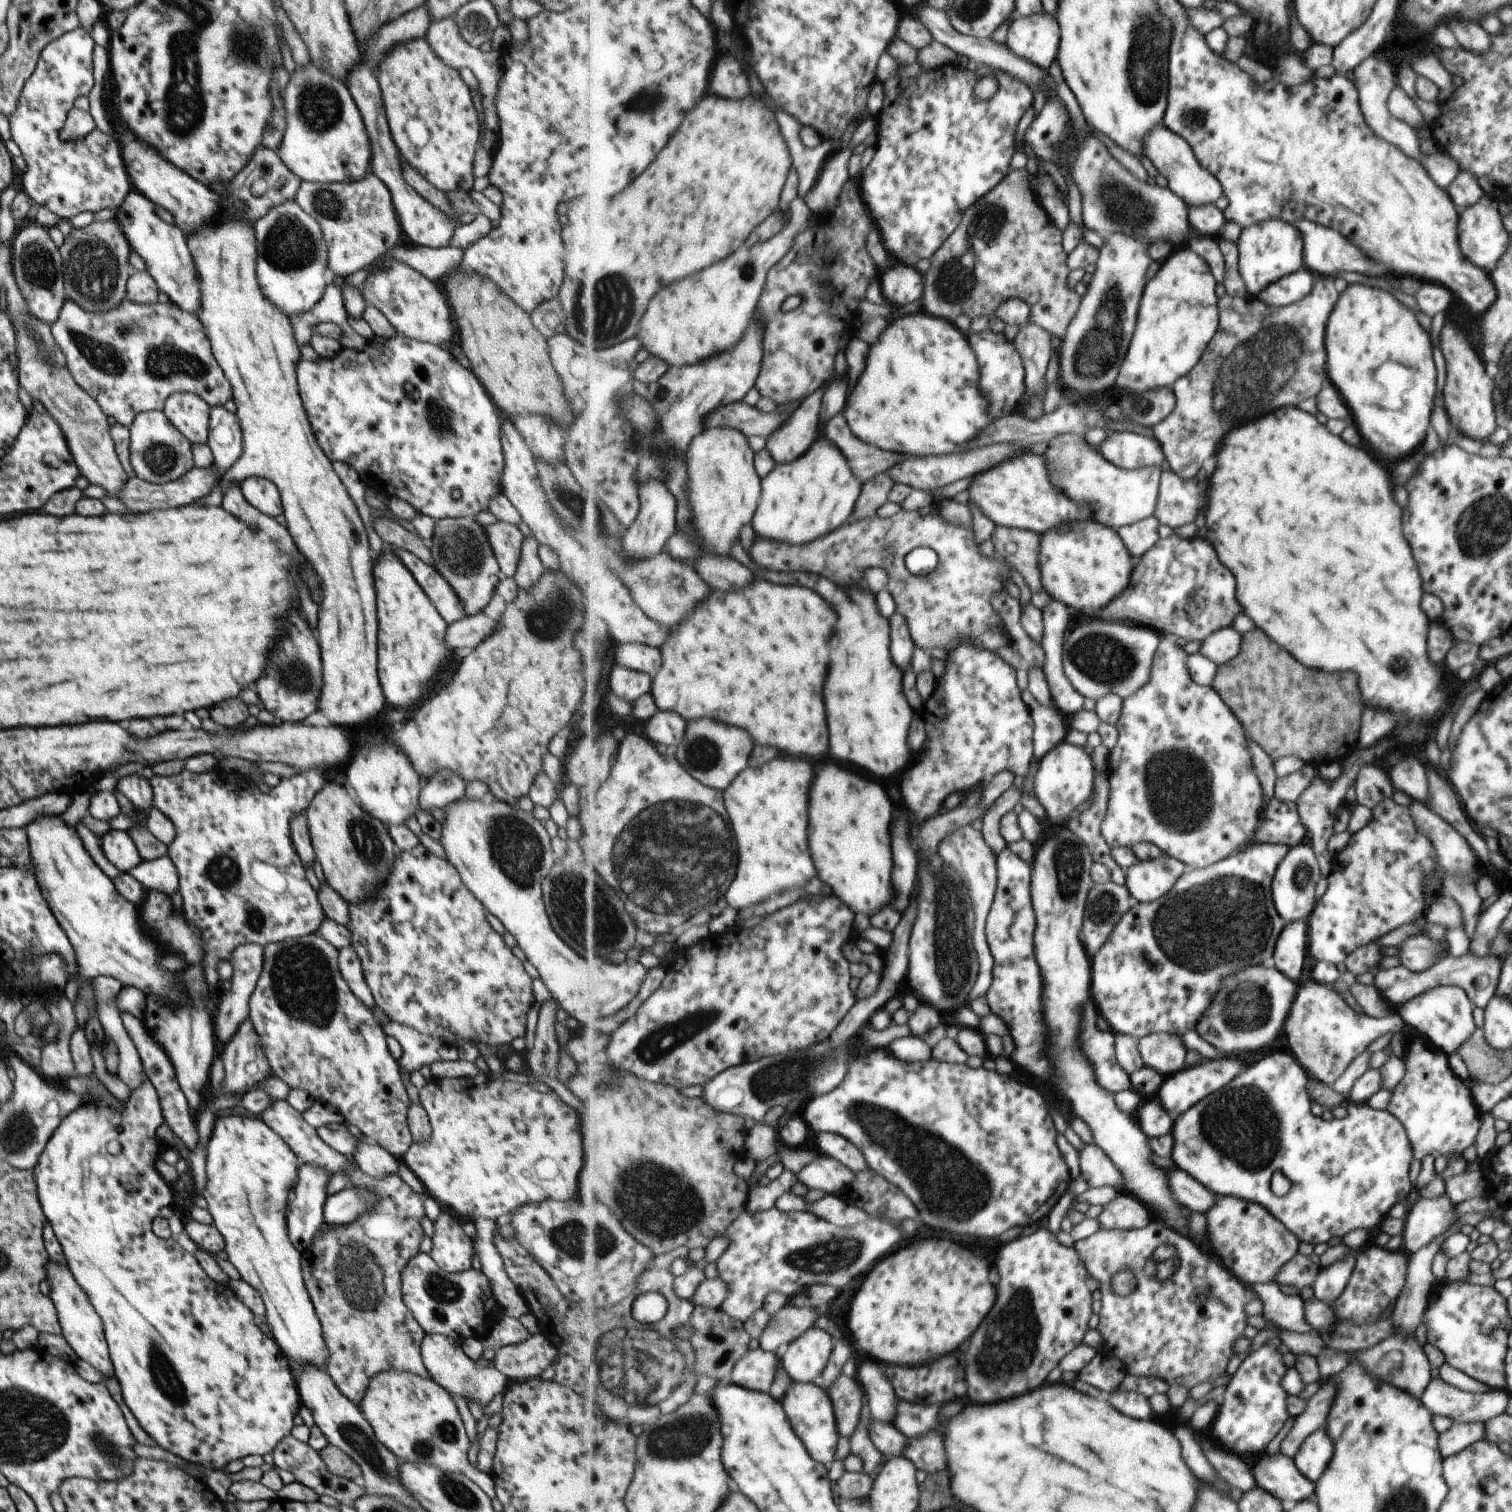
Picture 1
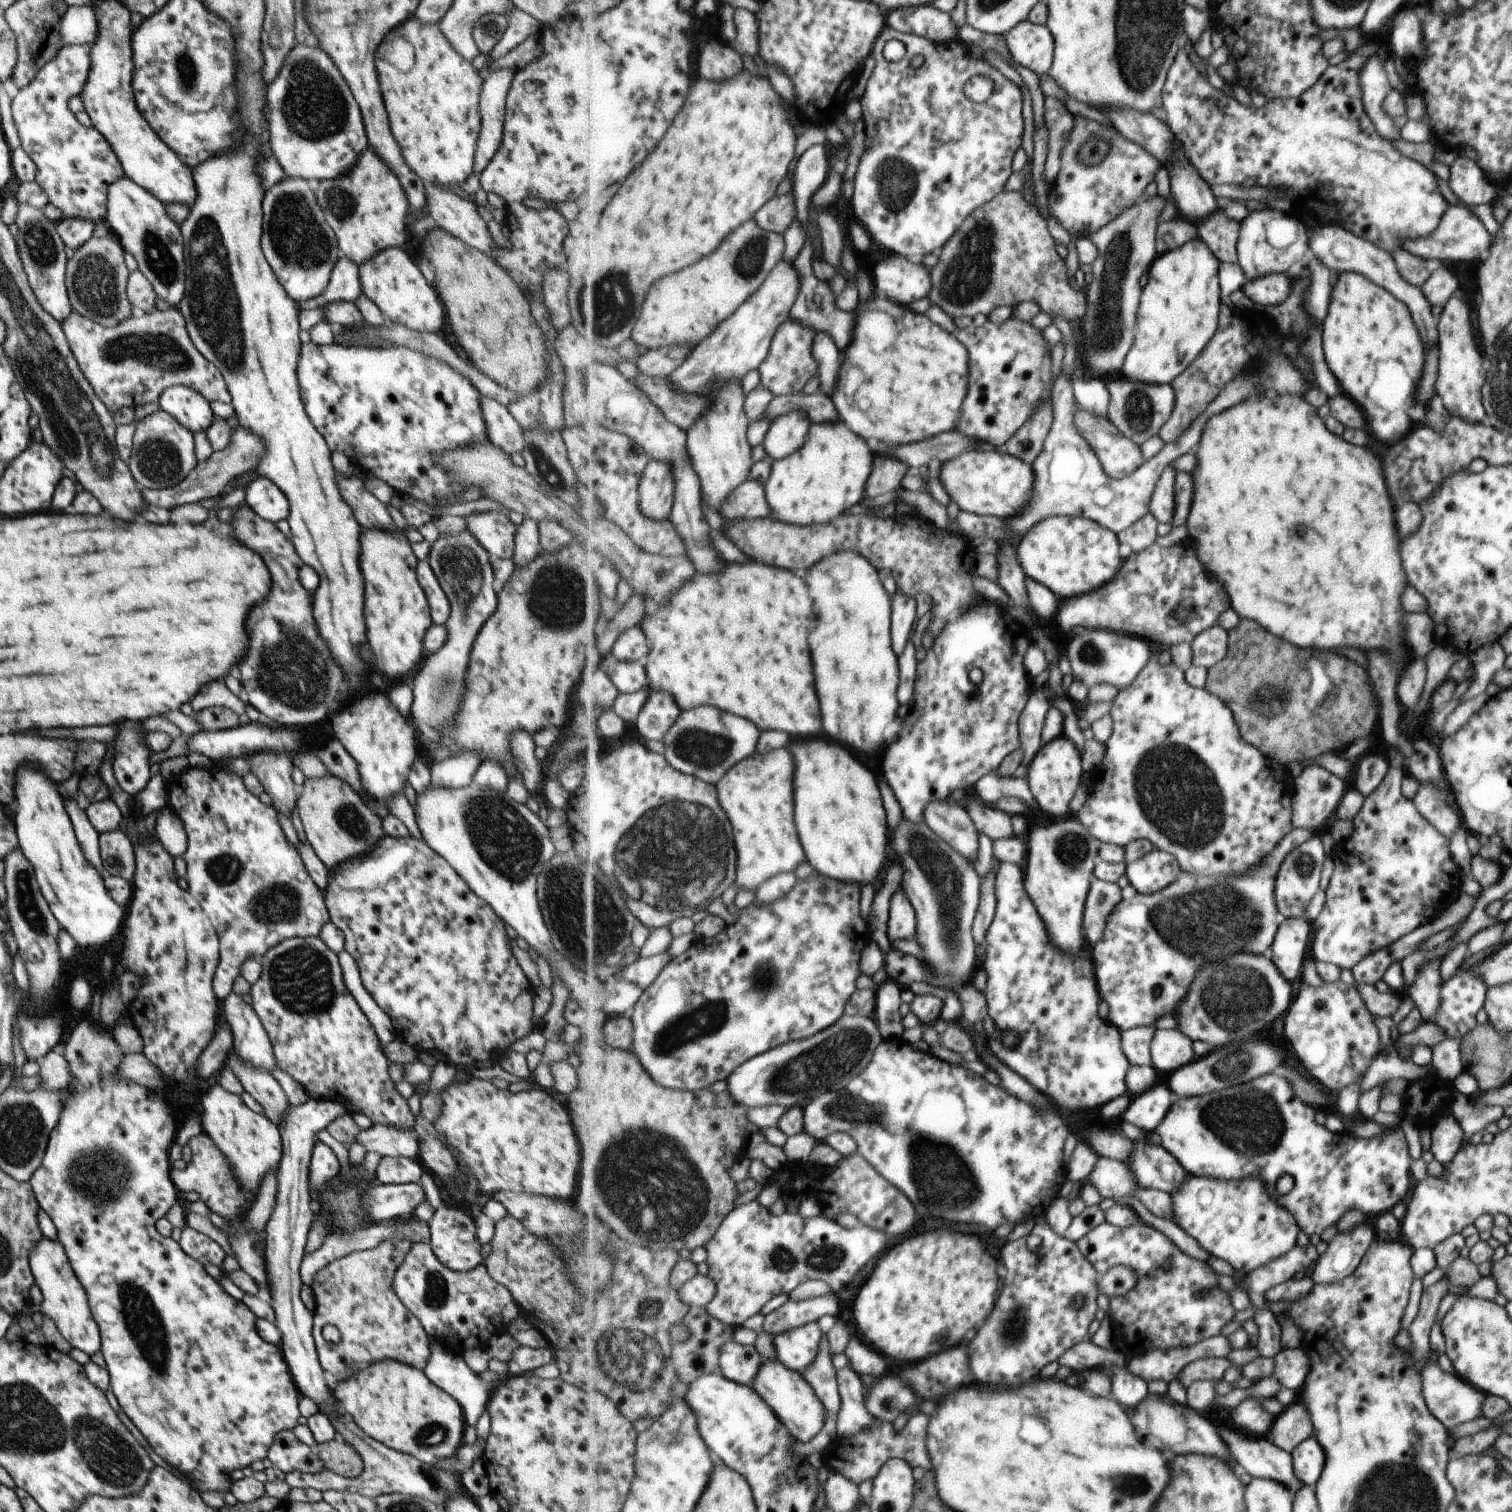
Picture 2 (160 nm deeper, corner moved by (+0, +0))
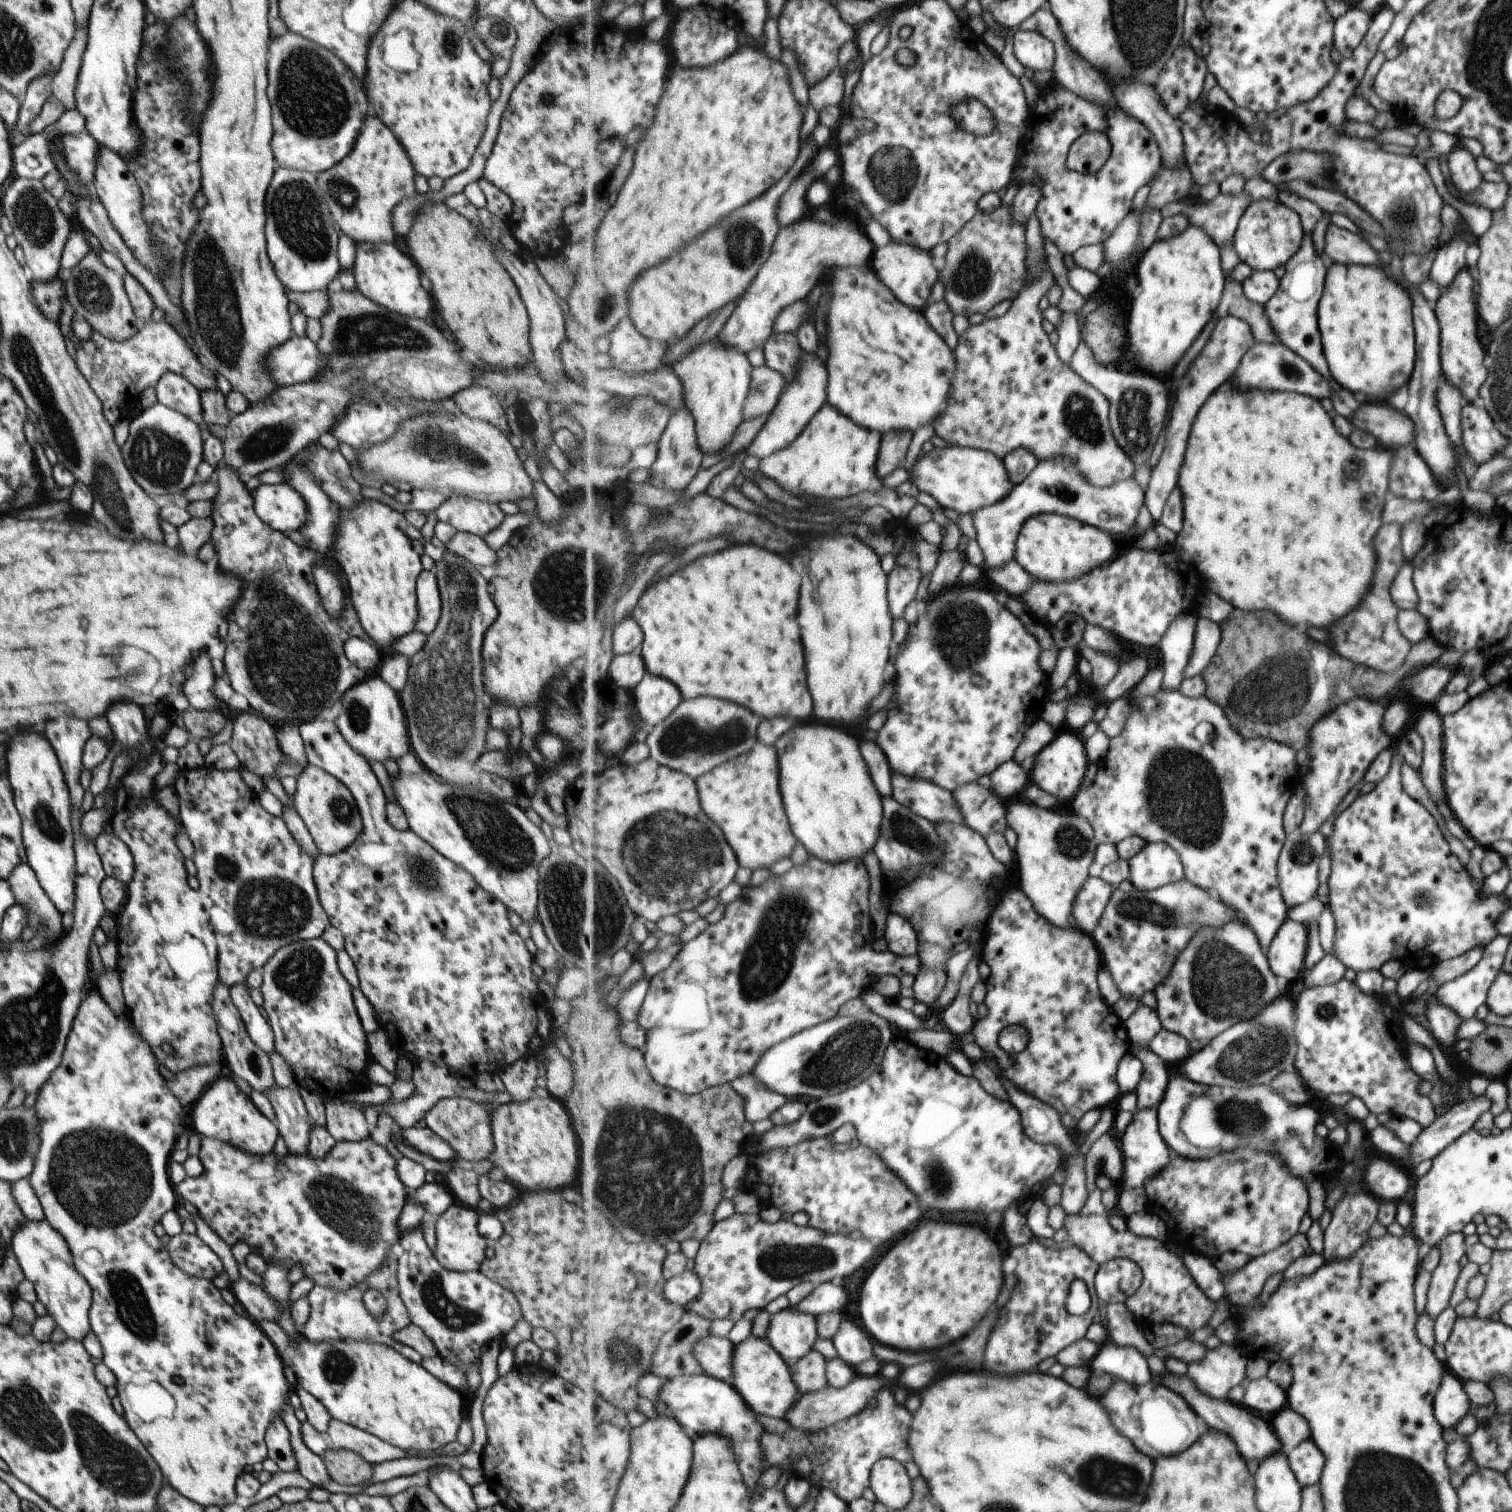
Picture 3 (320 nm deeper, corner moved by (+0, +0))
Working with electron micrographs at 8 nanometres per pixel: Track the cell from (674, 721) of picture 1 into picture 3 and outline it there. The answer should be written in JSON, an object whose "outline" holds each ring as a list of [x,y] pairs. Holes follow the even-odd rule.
{"outline":[[[647,673],[633,690],[640,718],[646,728],[653,729],[682,703],[682,690],[667,678]]]}

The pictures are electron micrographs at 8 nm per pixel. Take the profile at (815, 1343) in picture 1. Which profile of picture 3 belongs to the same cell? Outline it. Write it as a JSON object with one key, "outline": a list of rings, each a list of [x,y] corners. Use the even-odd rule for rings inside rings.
{"outline":[[[789,1305],[771,1316],[766,1336],[791,1365],[813,1350],[819,1338],[818,1318]]]}

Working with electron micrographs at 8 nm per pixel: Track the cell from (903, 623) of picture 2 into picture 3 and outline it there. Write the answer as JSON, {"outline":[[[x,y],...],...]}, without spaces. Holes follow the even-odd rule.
{"outline":[[[895,565],[888,574],[888,599],[893,618],[903,618],[905,608],[913,602],[919,590],[919,569]]]}

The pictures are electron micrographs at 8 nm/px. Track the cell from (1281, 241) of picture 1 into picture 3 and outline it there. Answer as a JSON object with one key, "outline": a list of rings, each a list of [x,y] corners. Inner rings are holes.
{"outline":[[[1269,198],[1251,201],[1249,208],[1241,217],[1235,238],[1234,247],[1240,260],[1247,263],[1253,271],[1272,271],[1285,265],[1297,253],[1303,242],[1303,232],[1296,211],[1291,210],[1279,200]]]}

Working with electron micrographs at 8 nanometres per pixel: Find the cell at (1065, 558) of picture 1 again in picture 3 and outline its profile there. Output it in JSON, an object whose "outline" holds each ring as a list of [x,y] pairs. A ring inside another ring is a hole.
{"outline":[[[1043,513],[1032,516],[1023,523],[1015,550],[1014,558],[1033,578],[1062,583],[1077,581],[1077,578],[1081,578],[1081,572],[1087,572],[1097,564],[1109,562],[1111,556],[1119,554],[1122,549],[1108,532],[1099,527],[1069,515]]]}

